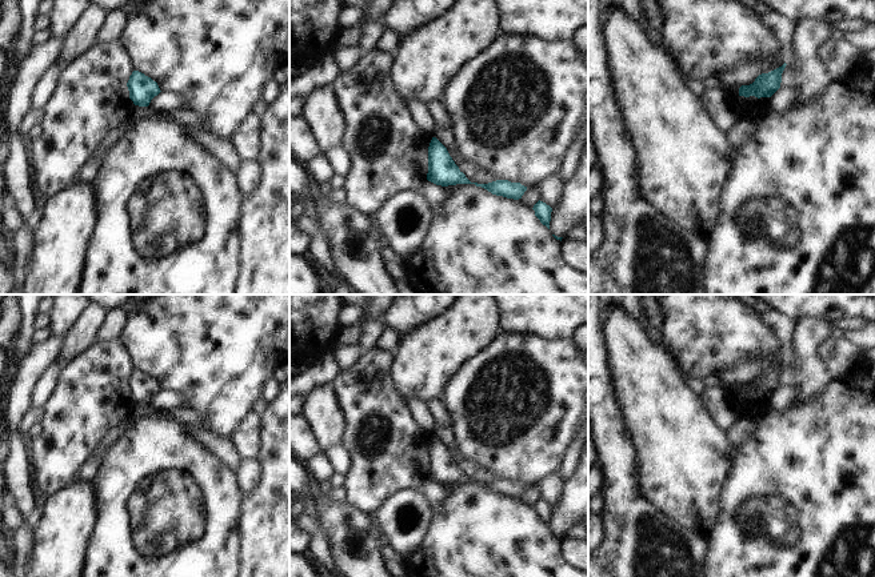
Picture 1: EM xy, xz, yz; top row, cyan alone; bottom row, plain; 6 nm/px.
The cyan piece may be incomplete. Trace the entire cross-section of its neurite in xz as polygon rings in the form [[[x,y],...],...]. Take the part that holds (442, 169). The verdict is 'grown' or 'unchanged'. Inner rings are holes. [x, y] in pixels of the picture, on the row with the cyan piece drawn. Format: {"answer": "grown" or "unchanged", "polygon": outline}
{"answer": "unchanged", "polygon": [[[432,137],[428,147],[428,173],[427,180],[442,187],[456,184],[475,184],[496,196],[519,200],[527,191],[527,187],[520,183],[511,183],[508,180],[496,180],[488,184],[471,183],[466,175],[459,169],[447,148]]]}

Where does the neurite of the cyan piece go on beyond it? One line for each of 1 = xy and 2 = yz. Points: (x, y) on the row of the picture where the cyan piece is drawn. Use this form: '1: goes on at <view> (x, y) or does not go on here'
1: does not go on here
2: does not go on here

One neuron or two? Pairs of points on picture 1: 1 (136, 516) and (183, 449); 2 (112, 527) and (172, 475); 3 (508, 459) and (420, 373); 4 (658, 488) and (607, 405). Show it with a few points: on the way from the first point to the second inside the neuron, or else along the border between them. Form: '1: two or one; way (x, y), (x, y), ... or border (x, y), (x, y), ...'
1: one; way (152, 500), (156, 496), (156, 476), (167, 465)
2: one; way (127, 519), (158, 489)
3: two; border (459, 368), (436, 397)
4: two; border (623, 419), (635, 452), (636, 479)

